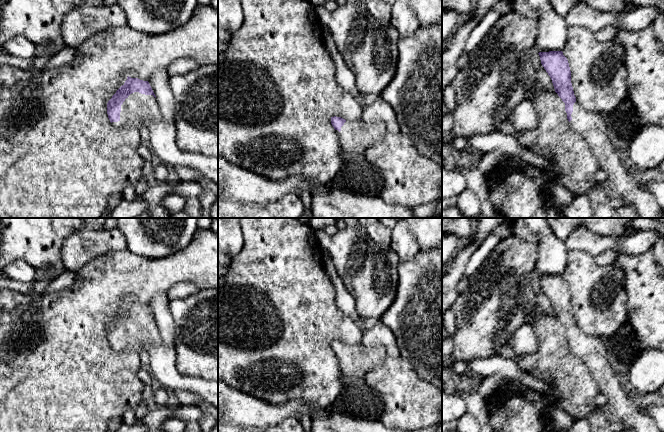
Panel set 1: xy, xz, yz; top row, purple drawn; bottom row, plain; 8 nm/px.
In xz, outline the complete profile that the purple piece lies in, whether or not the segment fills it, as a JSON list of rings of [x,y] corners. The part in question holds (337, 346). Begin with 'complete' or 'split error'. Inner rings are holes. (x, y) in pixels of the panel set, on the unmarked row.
split error | [[[334,340],[331,341],[331,348],[339,360],[343,378],[364,378],[388,356],[383,346],[348,345]]]

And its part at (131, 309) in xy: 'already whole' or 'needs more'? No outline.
needs more

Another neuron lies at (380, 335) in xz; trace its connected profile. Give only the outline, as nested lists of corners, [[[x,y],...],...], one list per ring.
[[[382,322],[373,328],[364,330],[362,344],[365,346],[383,346],[387,355],[393,358],[400,357],[400,351],[396,345],[396,338],[392,330]]]

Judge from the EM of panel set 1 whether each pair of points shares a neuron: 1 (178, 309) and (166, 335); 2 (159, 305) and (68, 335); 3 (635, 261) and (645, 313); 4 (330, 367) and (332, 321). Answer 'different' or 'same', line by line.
1: different
2: different
3: same
4: same

